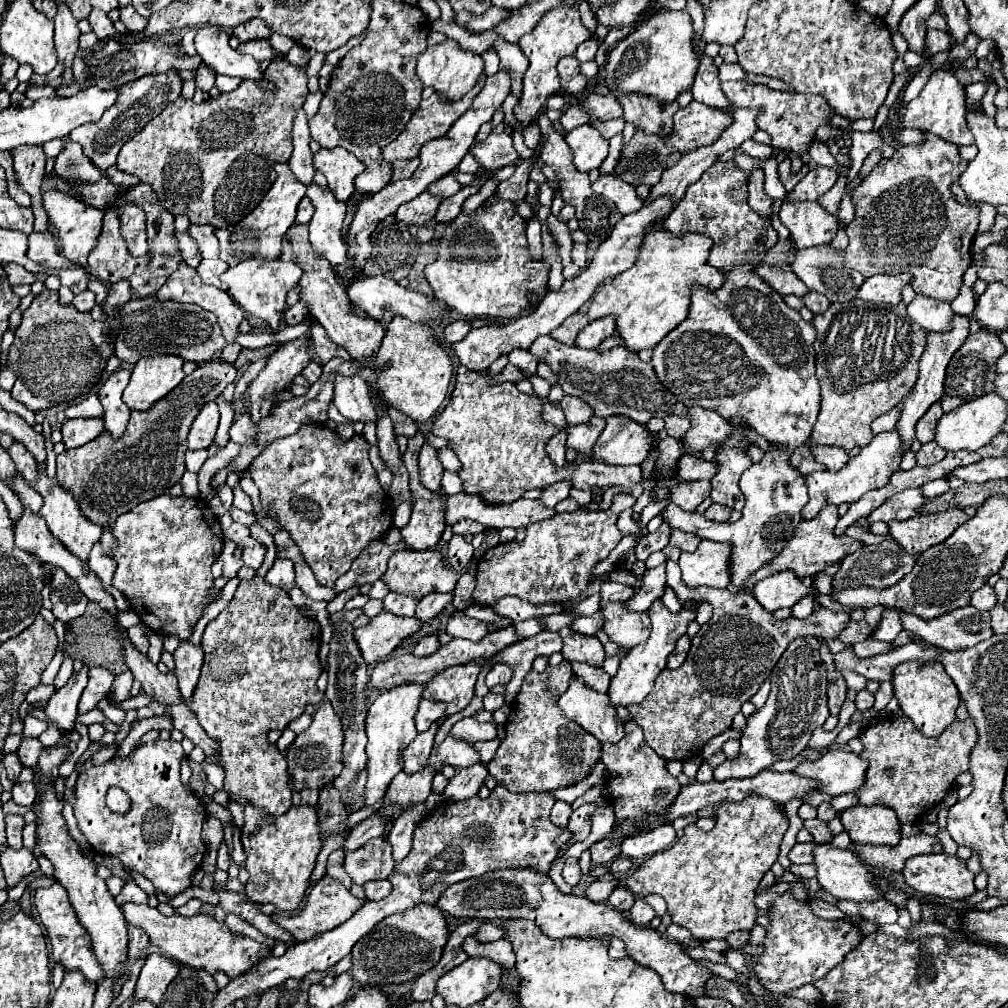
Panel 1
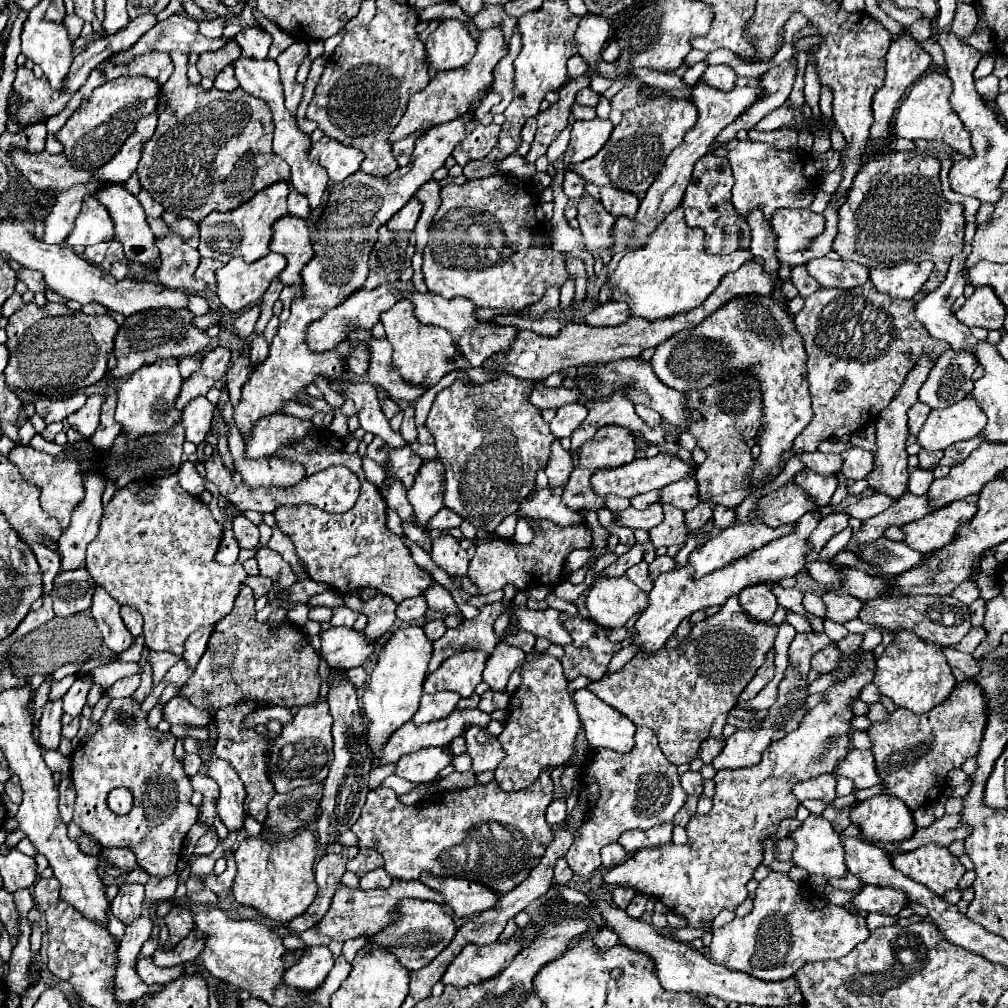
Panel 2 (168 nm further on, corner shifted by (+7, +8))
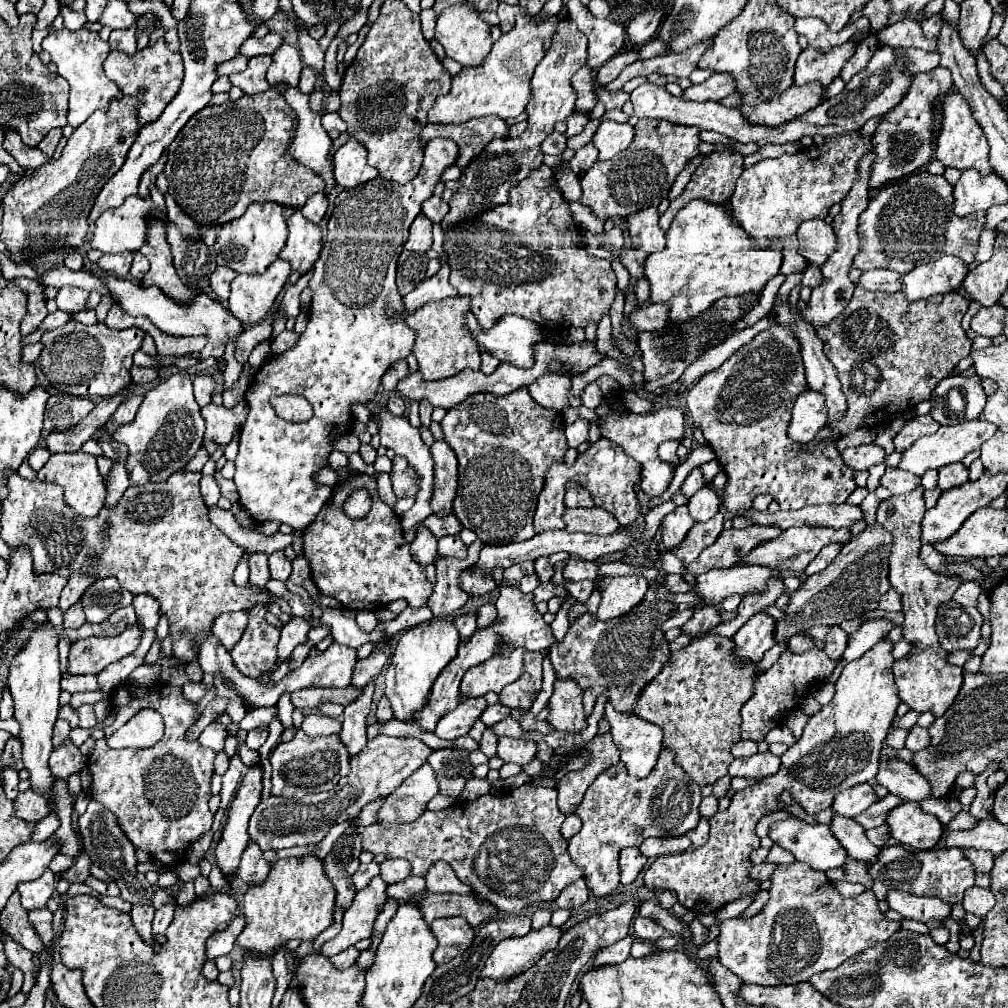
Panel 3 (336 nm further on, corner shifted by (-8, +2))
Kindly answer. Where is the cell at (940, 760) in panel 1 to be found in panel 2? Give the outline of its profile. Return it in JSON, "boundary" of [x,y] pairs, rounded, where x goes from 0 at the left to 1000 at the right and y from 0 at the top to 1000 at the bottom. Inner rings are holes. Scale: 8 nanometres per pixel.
{"boundary":[[[958,675],[937,698],[919,708],[911,710],[899,702],[889,702],[877,716],[867,716],[859,728],[865,736],[863,744],[877,786],[893,792],[903,804],[919,800],[923,786],[925,794],[929,794],[938,782],[940,766],[970,748],[976,716],[976,692],[964,675]]]}

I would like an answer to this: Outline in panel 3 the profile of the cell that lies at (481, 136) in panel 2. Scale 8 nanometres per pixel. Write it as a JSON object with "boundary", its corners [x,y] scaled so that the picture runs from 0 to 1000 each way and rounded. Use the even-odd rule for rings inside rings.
{"boundary":[[[475,117],[475,119],[465,119],[459,123],[424,123],[420,127],[418,137],[428,139],[428,137],[445,137],[455,145],[455,155],[451,159],[451,165],[457,169],[479,149],[481,143],[485,143],[489,137],[501,137],[503,135],[503,123],[493,117]]]}

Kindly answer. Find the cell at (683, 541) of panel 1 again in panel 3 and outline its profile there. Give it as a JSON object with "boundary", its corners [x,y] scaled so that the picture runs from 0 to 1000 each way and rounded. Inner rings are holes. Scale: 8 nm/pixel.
{"boundary":[[[674,502],[672,508],[662,510],[656,516],[656,532],[658,532],[658,538],[662,540],[662,544],[668,544],[670,540],[674,540],[674,536],[678,536],[678,532],[686,526],[688,520],[689,520],[689,516],[684,512],[682,502]]]}

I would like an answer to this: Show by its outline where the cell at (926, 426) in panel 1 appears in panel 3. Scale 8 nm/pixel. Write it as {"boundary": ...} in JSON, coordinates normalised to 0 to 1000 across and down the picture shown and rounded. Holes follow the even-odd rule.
{"boundary":[[[922,411],[904,415],[902,419],[898,419],[898,423],[888,433],[888,446],[898,448],[908,437],[912,437],[914,433],[926,431],[930,425],[932,425],[932,421],[928,421],[928,417]]]}

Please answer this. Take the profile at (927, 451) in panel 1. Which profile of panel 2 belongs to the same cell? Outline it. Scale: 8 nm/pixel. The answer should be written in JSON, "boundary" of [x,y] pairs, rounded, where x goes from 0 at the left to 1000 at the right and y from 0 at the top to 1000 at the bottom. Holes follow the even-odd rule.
{"boundary":[[[913,446],[913,450],[911,450],[911,454],[913,454],[913,462],[915,464],[919,464],[919,466],[923,466],[923,464],[927,464],[929,462],[929,458],[933,456],[933,452],[935,452],[935,448],[933,446]]]}

